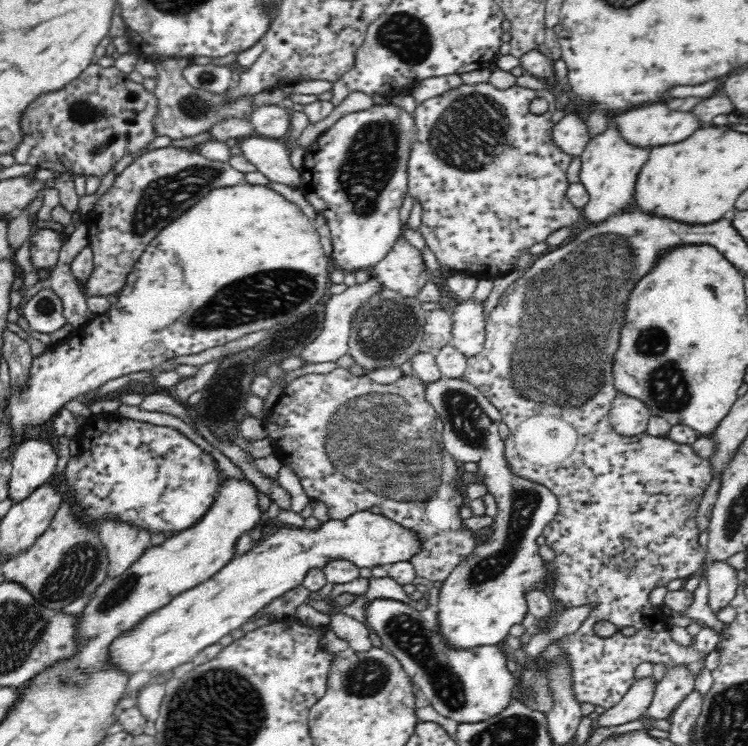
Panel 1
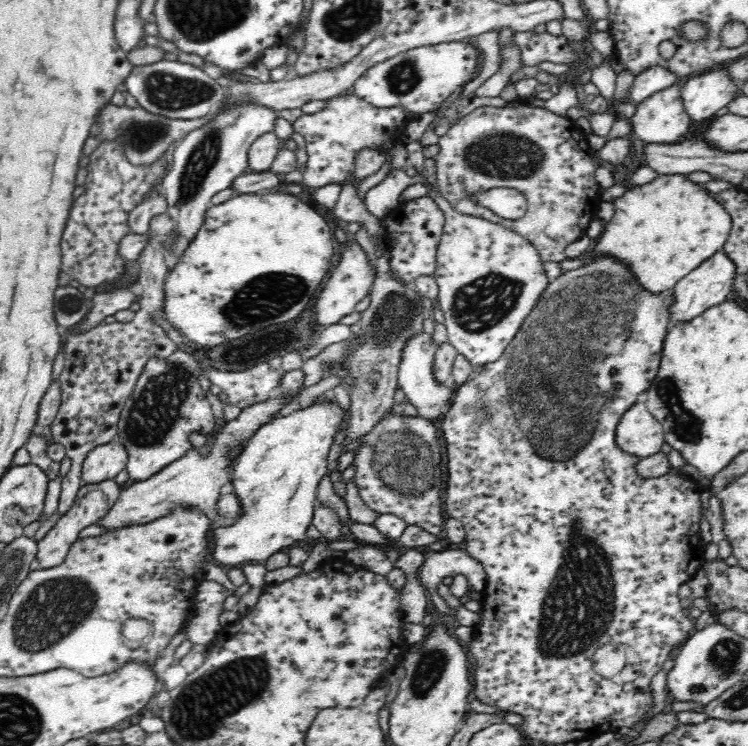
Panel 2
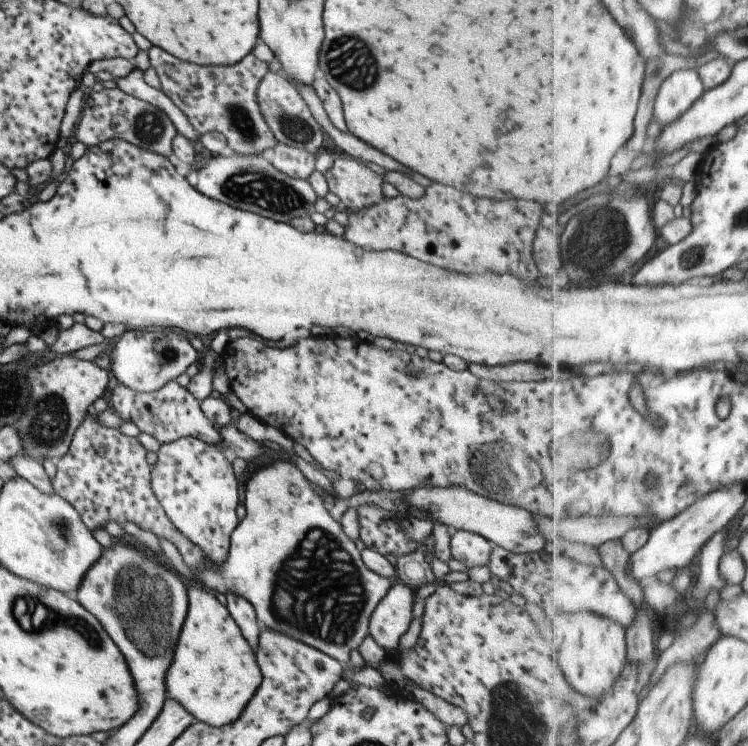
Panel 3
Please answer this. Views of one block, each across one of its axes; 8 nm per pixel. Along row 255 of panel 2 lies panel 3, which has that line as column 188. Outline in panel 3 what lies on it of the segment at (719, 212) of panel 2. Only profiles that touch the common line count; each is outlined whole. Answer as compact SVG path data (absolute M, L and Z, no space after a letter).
M187 582L187 616L183 620L177 641L174 644L174 654L167 668L163 685L166 698L181 706L195 721L219 729L225 724L233 723L253 697L260 684L260 673L254 660L254 653L247 642L241 637L233 618L227 608L221 605L209 590L201 584Z

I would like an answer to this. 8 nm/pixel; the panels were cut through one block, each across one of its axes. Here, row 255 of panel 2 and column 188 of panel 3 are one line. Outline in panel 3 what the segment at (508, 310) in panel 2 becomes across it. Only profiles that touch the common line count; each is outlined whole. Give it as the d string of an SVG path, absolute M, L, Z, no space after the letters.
M181 437L161 444L155 456L157 460L150 466L149 481L167 520L201 550L207 565L221 564L229 552L231 533L239 524L235 516L239 492L231 463L219 446L195 437Z

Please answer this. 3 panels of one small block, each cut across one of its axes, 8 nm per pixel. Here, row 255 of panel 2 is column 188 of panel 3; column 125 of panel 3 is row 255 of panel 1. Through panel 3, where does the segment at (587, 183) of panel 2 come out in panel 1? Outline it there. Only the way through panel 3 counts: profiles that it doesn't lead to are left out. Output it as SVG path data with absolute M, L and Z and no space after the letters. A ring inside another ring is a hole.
M489 82L480 83L477 85L464 85L436 96L424 105L416 106L414 112L415 126L417 127L417 139L411 146L409 154L409 162L407 164L407 175L410 194L413 198L418 198L423 207L423 214L419 229L423 234L426 246L436 255L440 265L450 267L456 271L462 272L476 278L478 281L483 278L496 279L512 270L516 266L516 262L524 253L528 253L535 244L545 242L546 238L556 232L563 226L576 223L578 218L582 216L582 209L578 208L568 197L568 188L570 188L570 180L568 180L568 168L572 162L572 155L564 152L558 143L554 141L554 126L556 121L552 119L554 112L559 107L558 96L554 92L548 90L528 90L517 84L513 87L500 91ZM535 98L544 98L550 105L546 114L532 114L529 110L530 103Z

